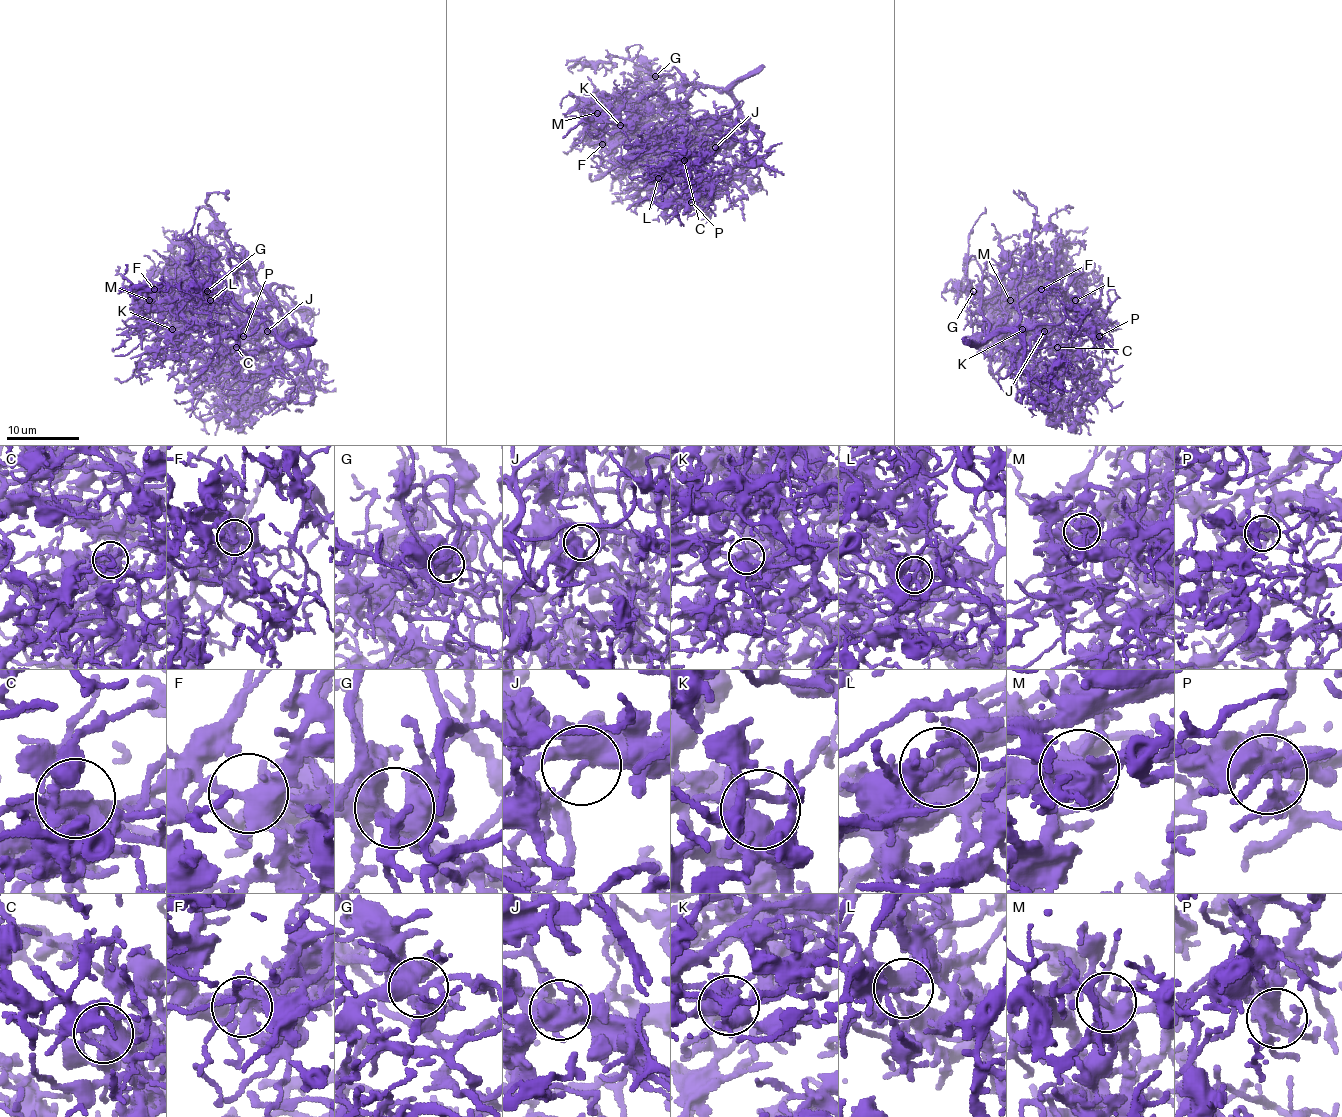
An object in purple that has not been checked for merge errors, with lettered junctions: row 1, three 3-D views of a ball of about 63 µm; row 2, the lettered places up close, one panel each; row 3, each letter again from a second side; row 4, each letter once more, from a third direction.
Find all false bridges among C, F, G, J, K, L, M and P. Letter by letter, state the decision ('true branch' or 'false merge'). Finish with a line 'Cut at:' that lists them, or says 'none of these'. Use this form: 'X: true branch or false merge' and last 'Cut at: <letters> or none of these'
C: true branch
F: true branch
G: true branch
J: true branch
K: true branch
L: true branch
M: true branch
P: true branch
Cut at: none of these

